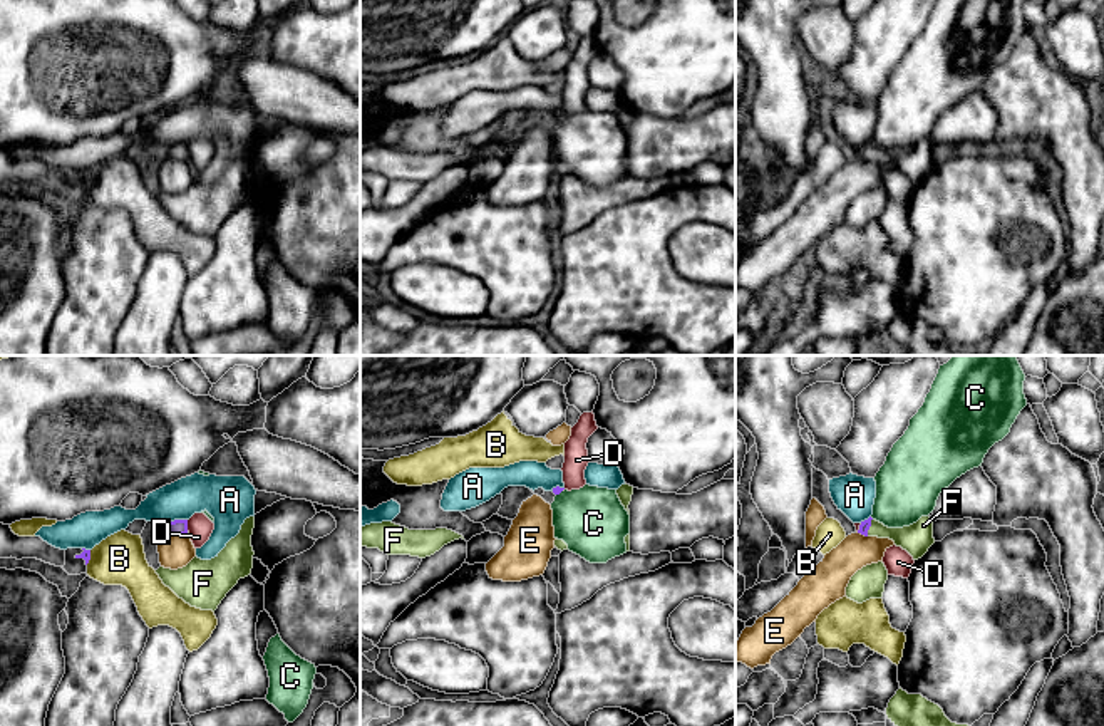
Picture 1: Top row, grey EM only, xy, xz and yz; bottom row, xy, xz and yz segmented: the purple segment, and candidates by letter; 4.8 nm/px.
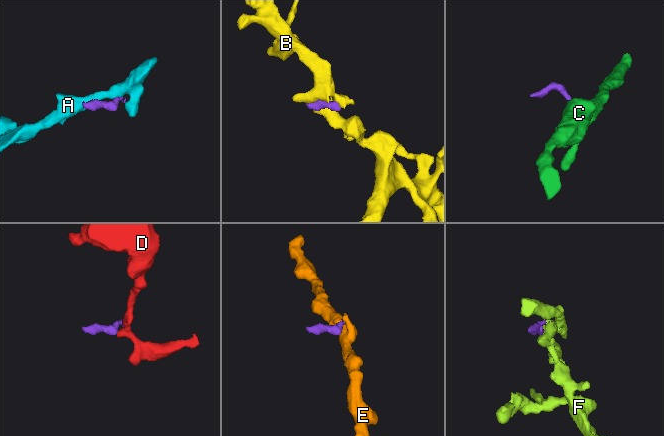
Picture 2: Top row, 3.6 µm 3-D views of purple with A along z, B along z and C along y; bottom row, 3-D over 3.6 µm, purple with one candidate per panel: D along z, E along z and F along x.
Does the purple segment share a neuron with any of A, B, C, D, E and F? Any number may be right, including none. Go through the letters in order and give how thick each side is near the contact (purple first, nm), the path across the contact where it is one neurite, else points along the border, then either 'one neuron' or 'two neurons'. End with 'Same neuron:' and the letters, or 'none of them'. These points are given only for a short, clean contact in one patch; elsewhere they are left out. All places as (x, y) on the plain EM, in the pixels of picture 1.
A: calibres 80 and 200 nm; two neurons
B: calibres 50 and 240 nm; two neurons
C: calibres 40 and 320 nm; border xz (562, 114), (557, 119); two neurons
D: calibres 80 and 120 nm; border xy (186, 145), (188, 155); two neurons
E: calibres 80 and 160 nm; border xy (168, 156), (186, 161); two neurons
F: calibres 50 and 150 nm; way yz (865, 150), (870, 150), (882, 156), (917, 163); one neuron
Same neuron: F

